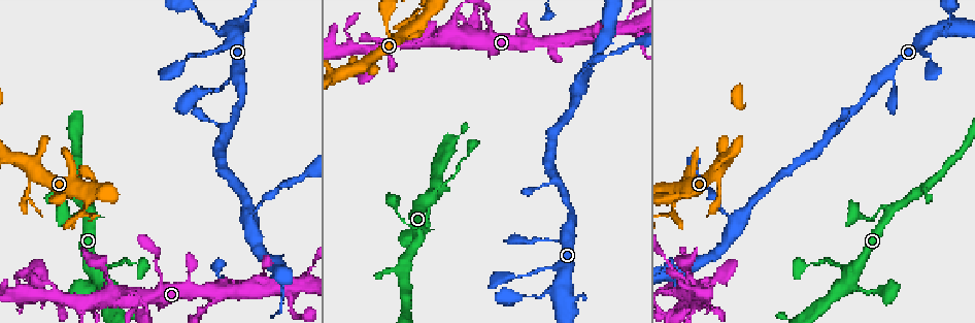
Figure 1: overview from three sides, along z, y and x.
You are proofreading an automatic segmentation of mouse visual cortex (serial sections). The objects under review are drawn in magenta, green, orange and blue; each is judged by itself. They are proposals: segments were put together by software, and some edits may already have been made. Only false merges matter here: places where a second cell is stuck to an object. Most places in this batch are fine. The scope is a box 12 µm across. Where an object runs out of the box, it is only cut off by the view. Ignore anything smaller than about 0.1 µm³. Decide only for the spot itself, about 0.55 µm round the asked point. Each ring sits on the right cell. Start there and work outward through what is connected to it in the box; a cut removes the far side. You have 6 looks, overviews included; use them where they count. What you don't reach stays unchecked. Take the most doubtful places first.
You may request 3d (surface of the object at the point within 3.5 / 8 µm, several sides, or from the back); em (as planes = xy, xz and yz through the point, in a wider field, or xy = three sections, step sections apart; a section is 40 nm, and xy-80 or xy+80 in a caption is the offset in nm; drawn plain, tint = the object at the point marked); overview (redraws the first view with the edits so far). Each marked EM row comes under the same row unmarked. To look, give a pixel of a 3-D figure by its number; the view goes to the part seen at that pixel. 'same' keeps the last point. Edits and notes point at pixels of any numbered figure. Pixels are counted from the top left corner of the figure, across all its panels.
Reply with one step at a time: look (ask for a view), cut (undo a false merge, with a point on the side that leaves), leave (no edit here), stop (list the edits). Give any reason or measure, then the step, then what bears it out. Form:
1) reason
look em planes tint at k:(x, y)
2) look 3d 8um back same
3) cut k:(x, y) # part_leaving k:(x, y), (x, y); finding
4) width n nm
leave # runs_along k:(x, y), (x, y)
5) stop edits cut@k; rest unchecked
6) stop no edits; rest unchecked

sharp bend
look 3d 3.5um at 1:(83, 213)

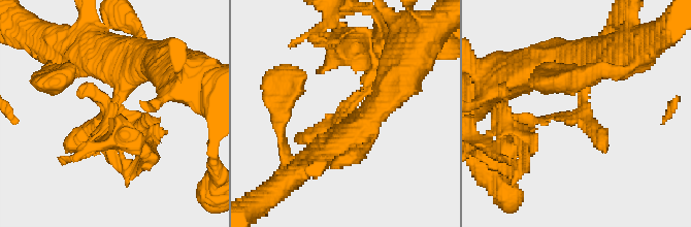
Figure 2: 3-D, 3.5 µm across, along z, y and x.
look em planes tint at 2:(346, 110)

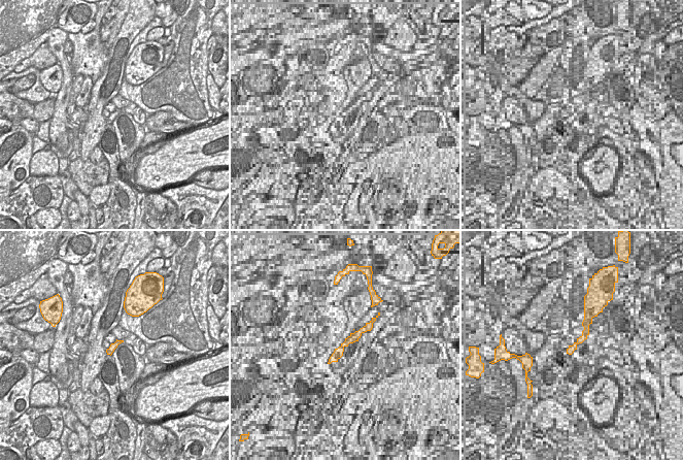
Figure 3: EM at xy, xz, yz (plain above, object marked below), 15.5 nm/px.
look em xy step 3 tint same

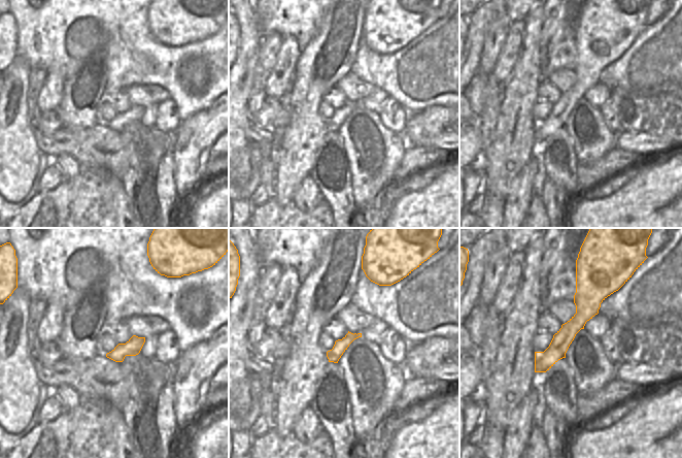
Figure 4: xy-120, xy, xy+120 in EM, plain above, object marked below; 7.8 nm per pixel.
cut 2:(368, 83) # part_leaving 2:(347, 109), (368, 88), (359, 69); a second cell is stuck on

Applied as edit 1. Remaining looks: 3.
look overview

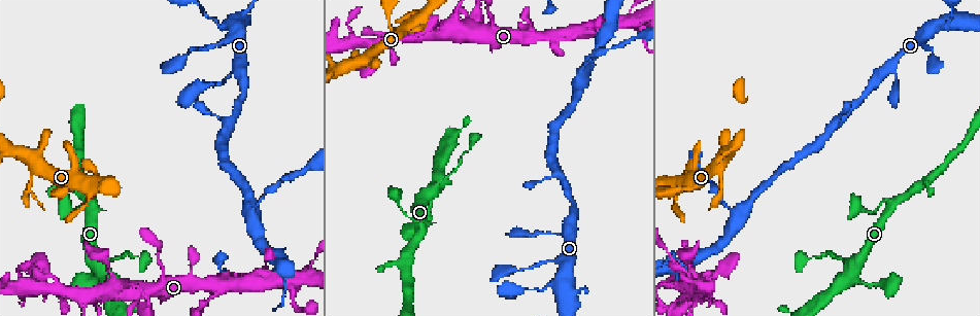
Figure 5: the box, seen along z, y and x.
thin arm on a thick one
look 3d 8um at 5:(744, 210)

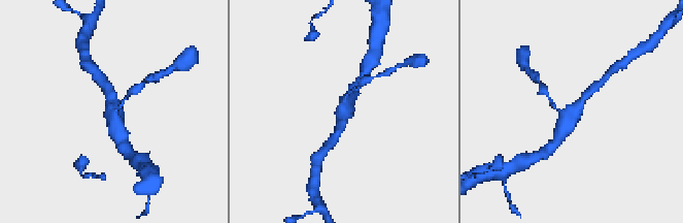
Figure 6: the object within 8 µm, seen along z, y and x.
arms 3; arm_widths 150, 300, 400 nm
look em xy step 3 tint at 6:(111, 112)

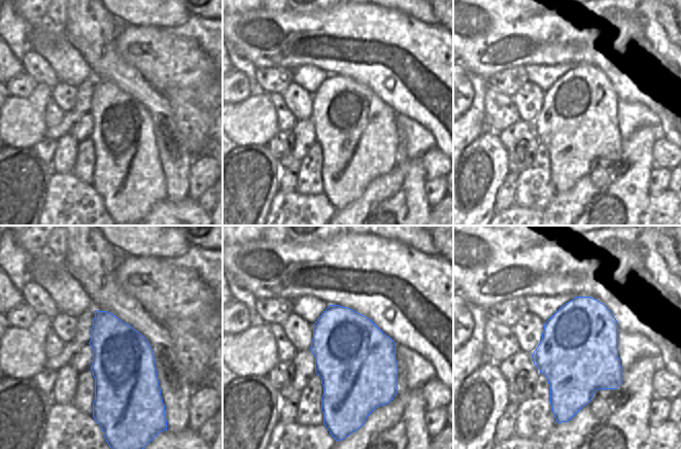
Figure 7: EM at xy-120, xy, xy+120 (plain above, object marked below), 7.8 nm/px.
leave # runs_along 6:(587, 94), (568, 118), (555, 142); continuous, no second cell

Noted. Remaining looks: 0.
stop edits cut@2; rest unchecked

